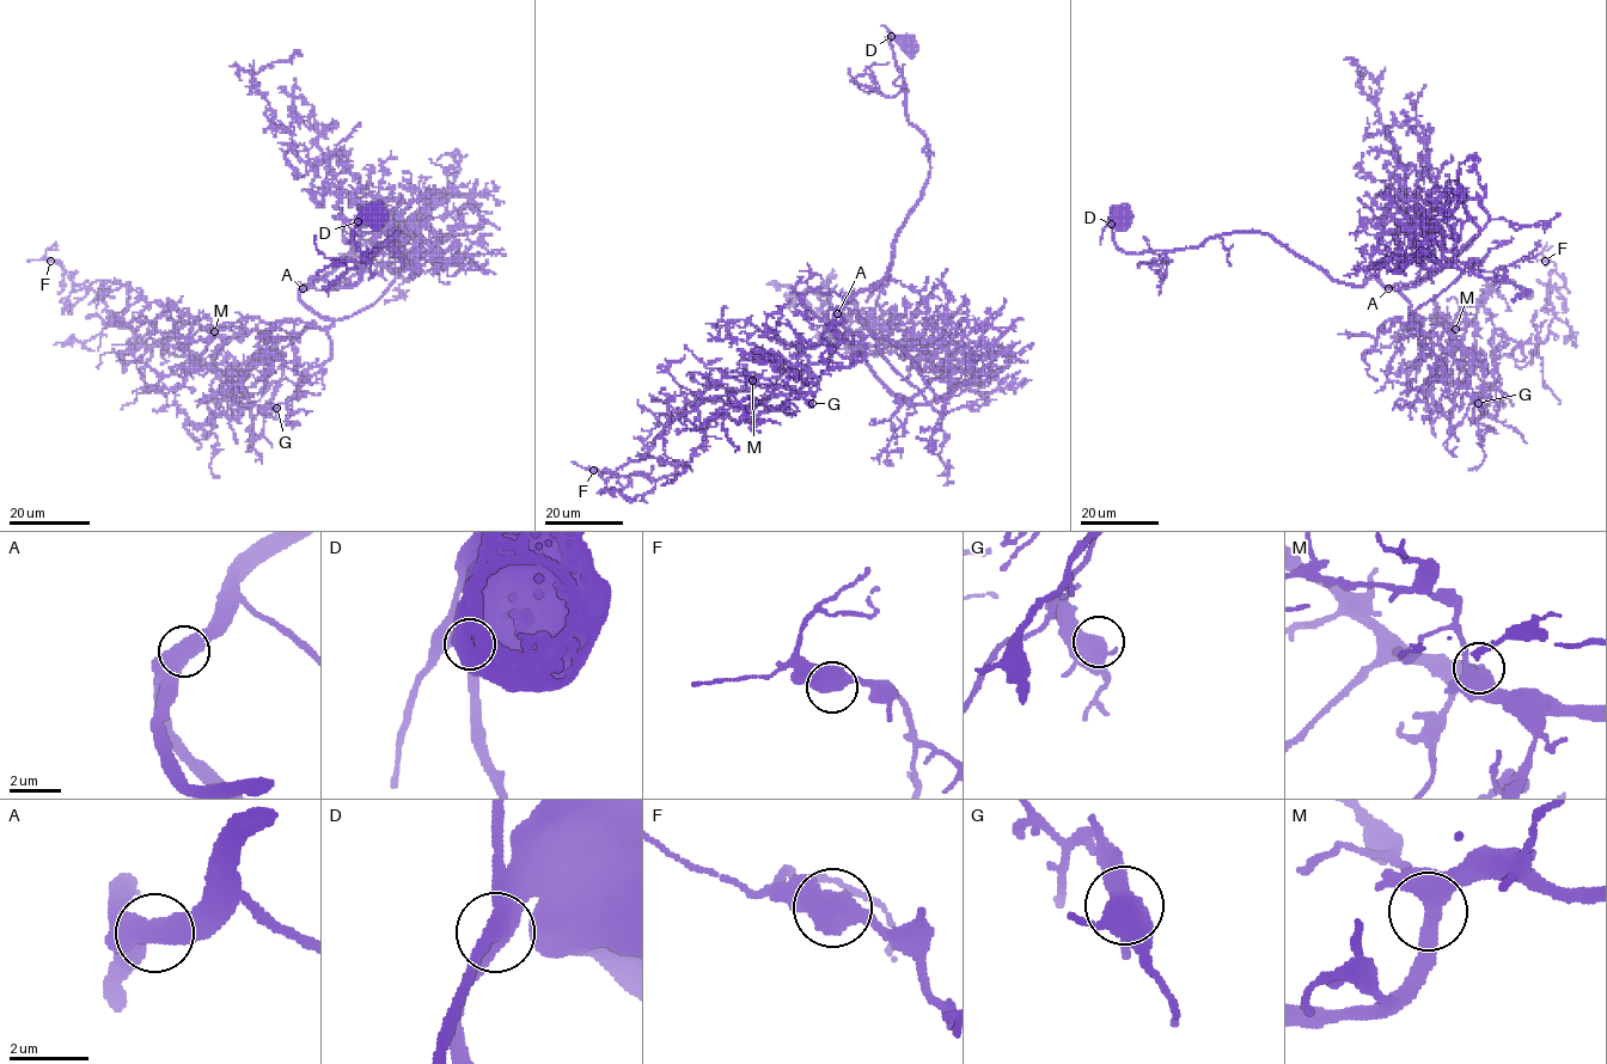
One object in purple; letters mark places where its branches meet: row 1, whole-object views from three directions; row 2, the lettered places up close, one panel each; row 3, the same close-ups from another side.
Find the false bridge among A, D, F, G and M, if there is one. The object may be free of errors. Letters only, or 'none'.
none

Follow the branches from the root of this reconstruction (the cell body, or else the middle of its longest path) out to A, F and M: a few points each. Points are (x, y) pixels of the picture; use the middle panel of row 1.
A: (906, 44), (886, 38), (905, 86), (906, 117), (927, 141), (928, 181), (900, 230), (886, 274), (837, 315)
F: (906, 44), (886, 38), (929, 177), (833, 324), (866, 336), (781, 409), (714, 417), (677, 472), (593, 470)
M: (906, 44), (886, 38), (929, 177), (886, 274), (833, 324), (866, 336), (798, 372), (752, 380)

